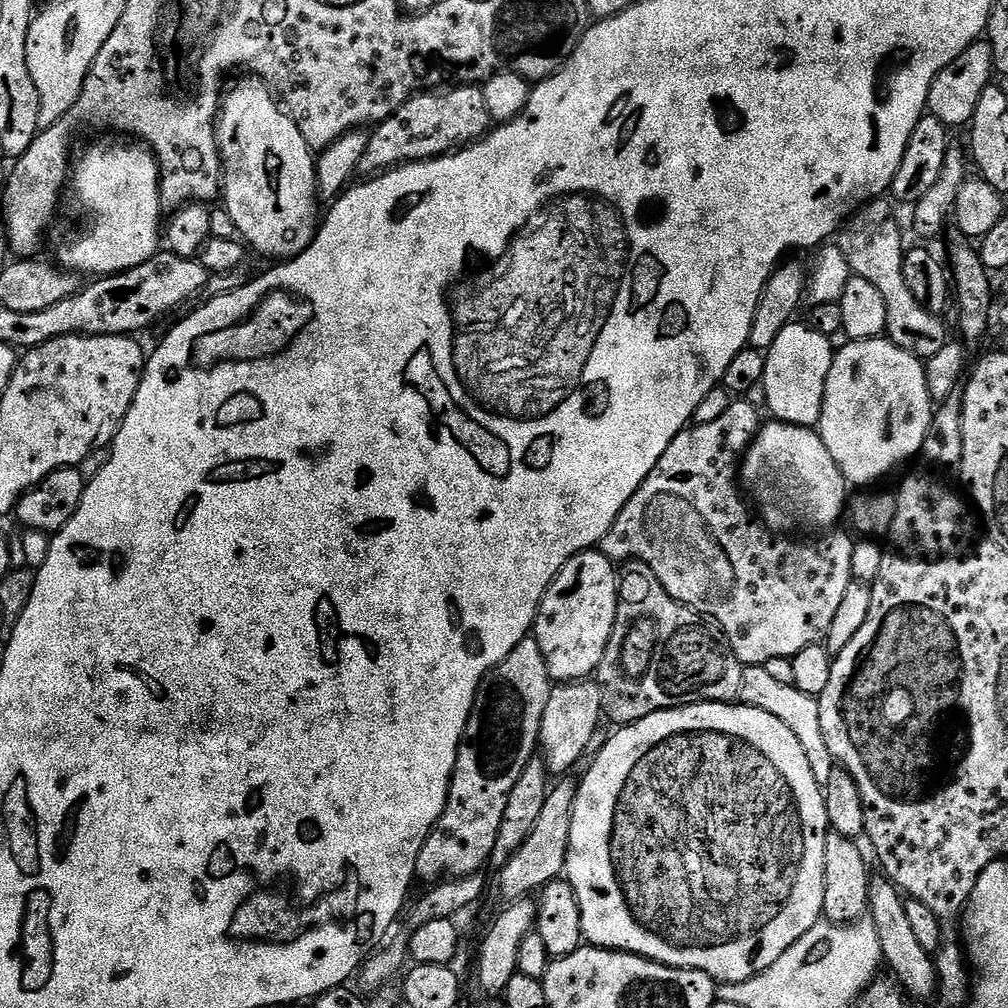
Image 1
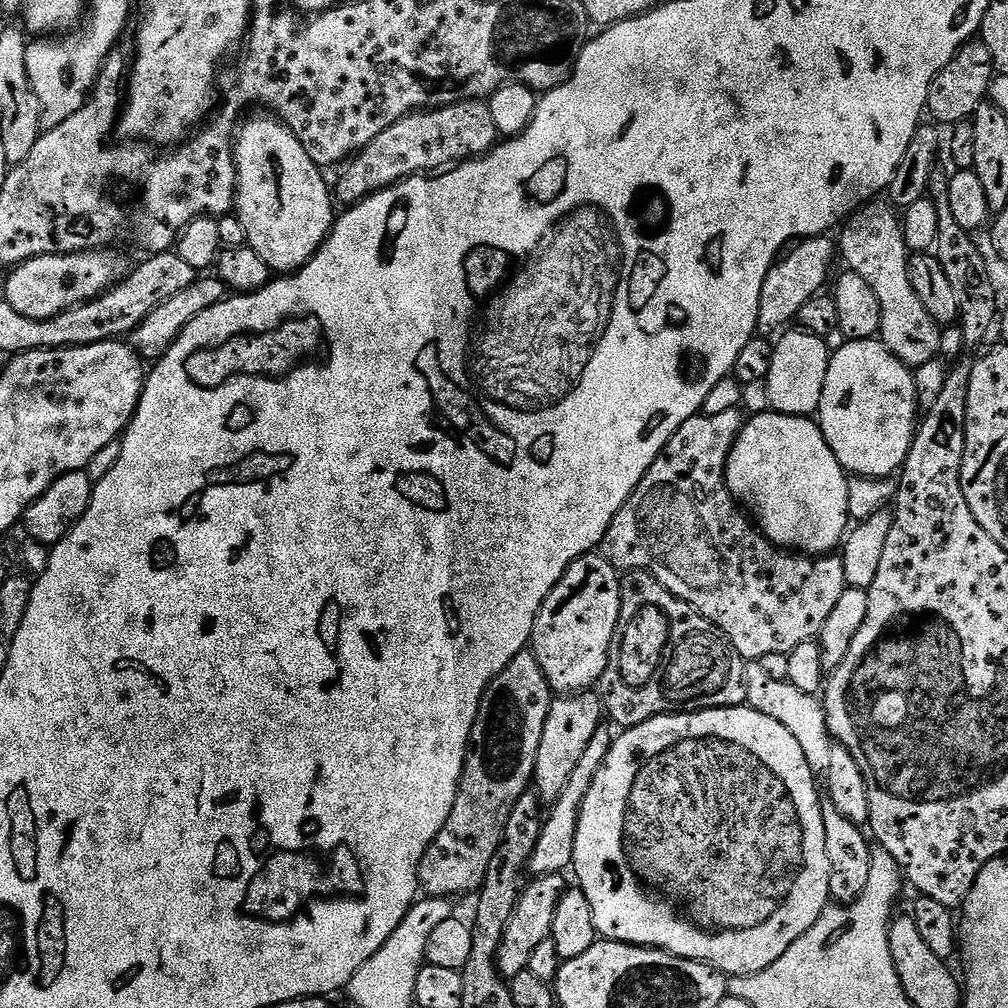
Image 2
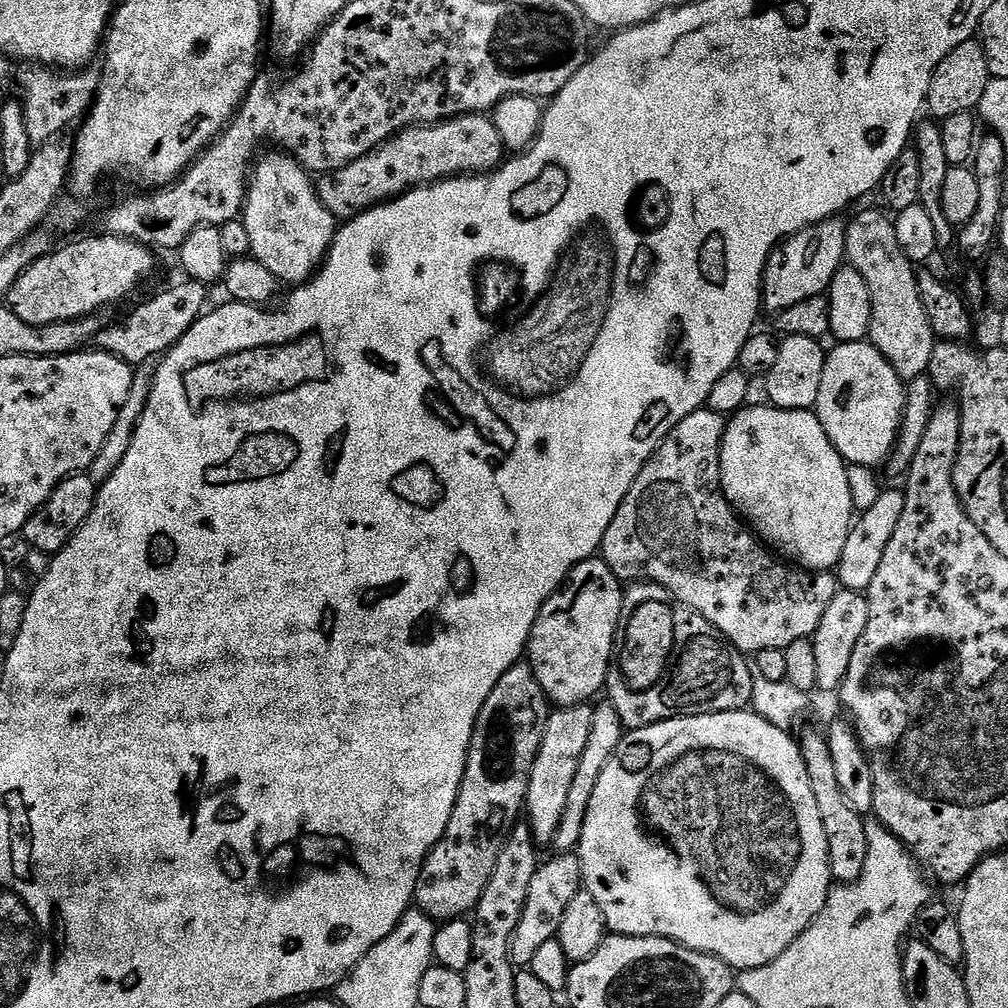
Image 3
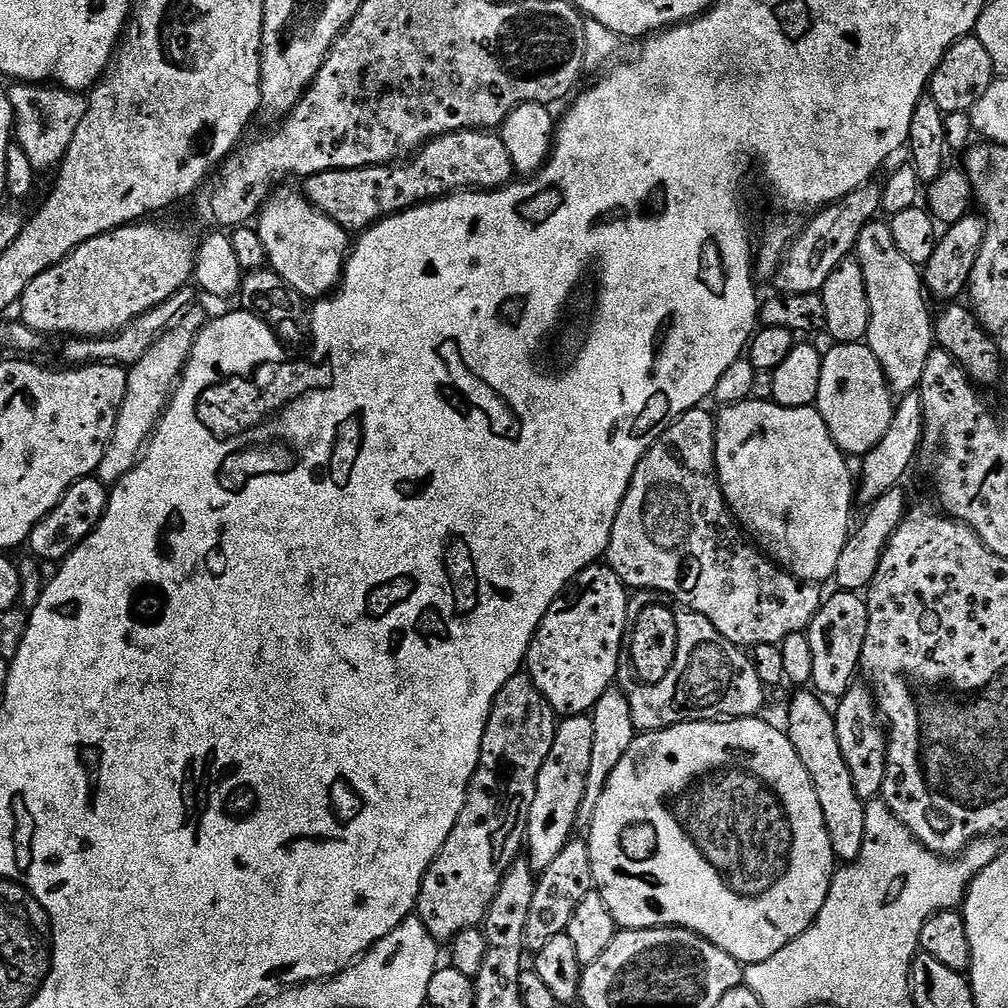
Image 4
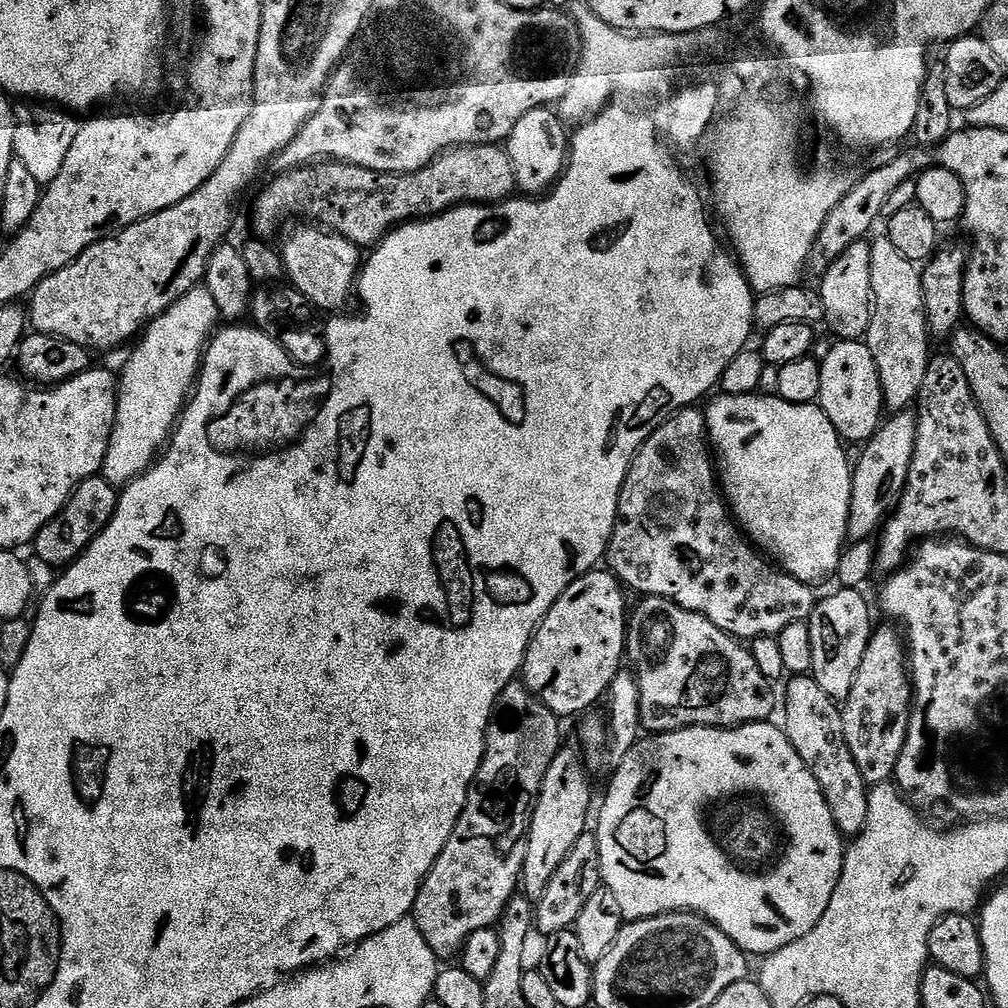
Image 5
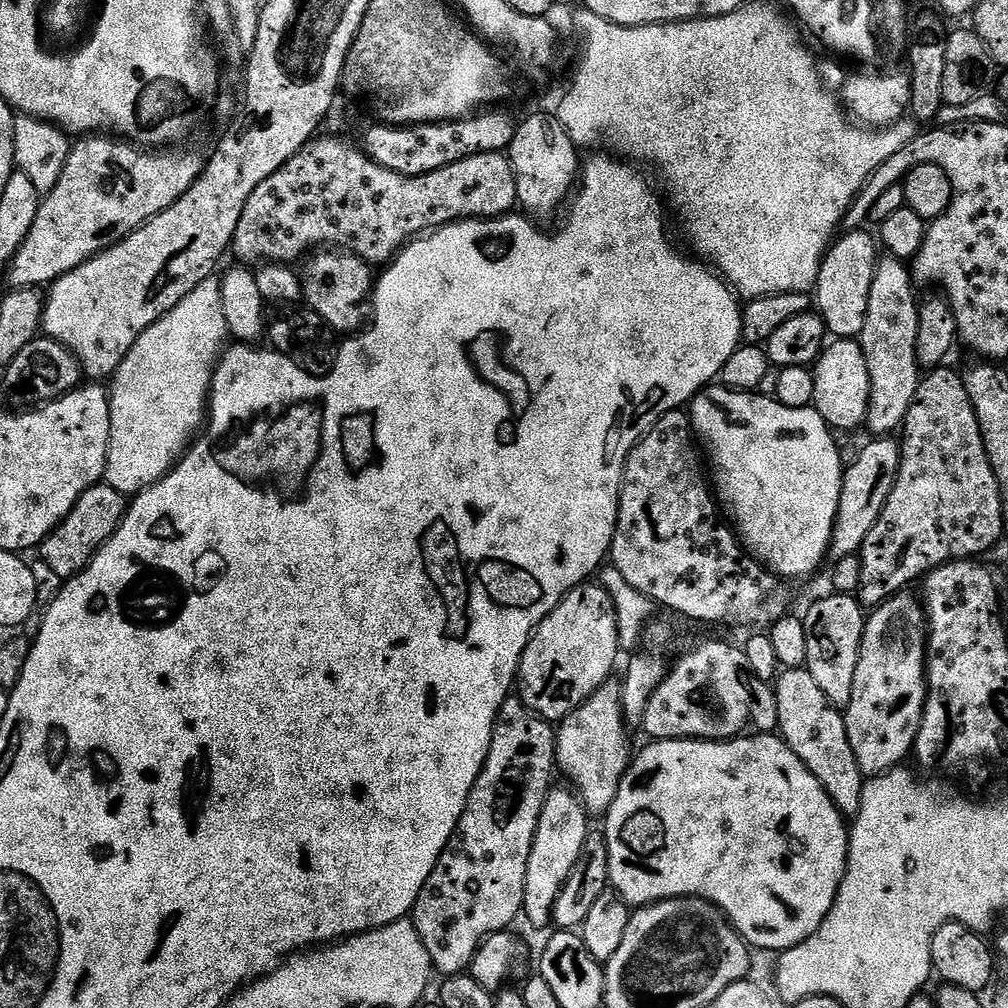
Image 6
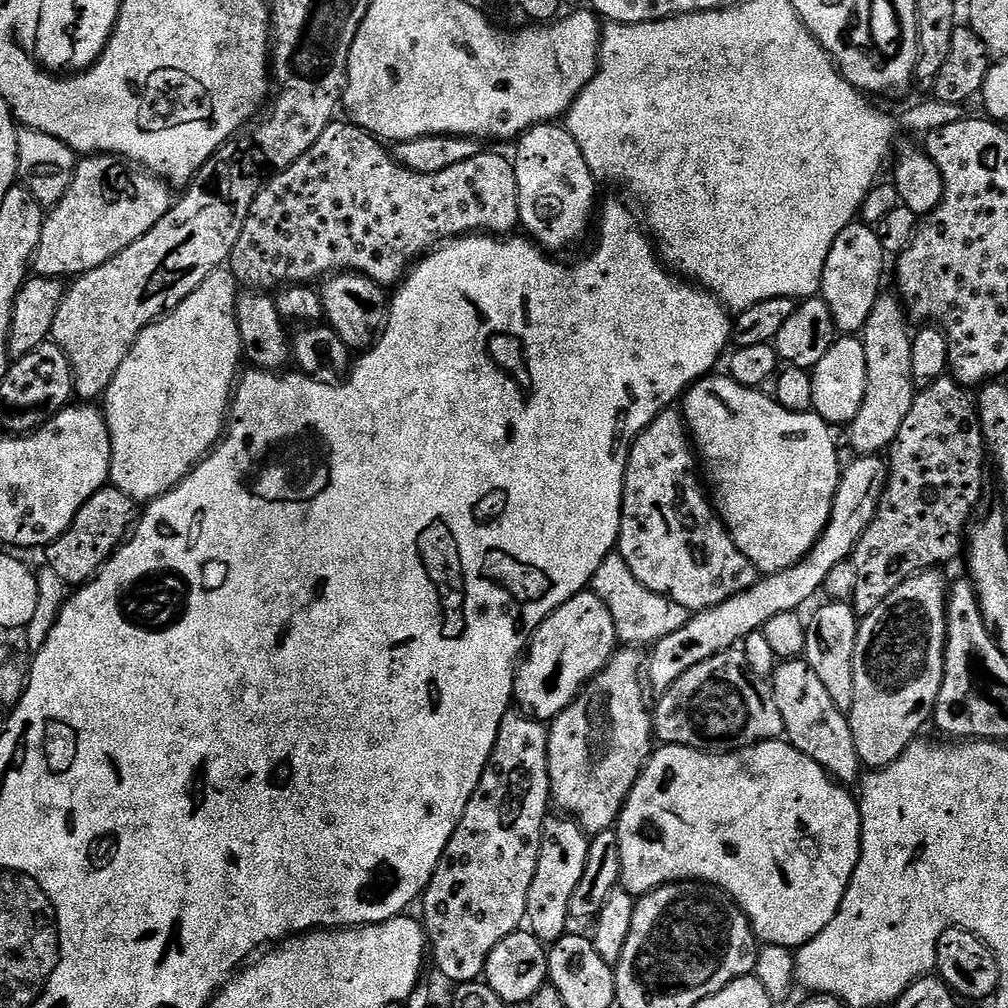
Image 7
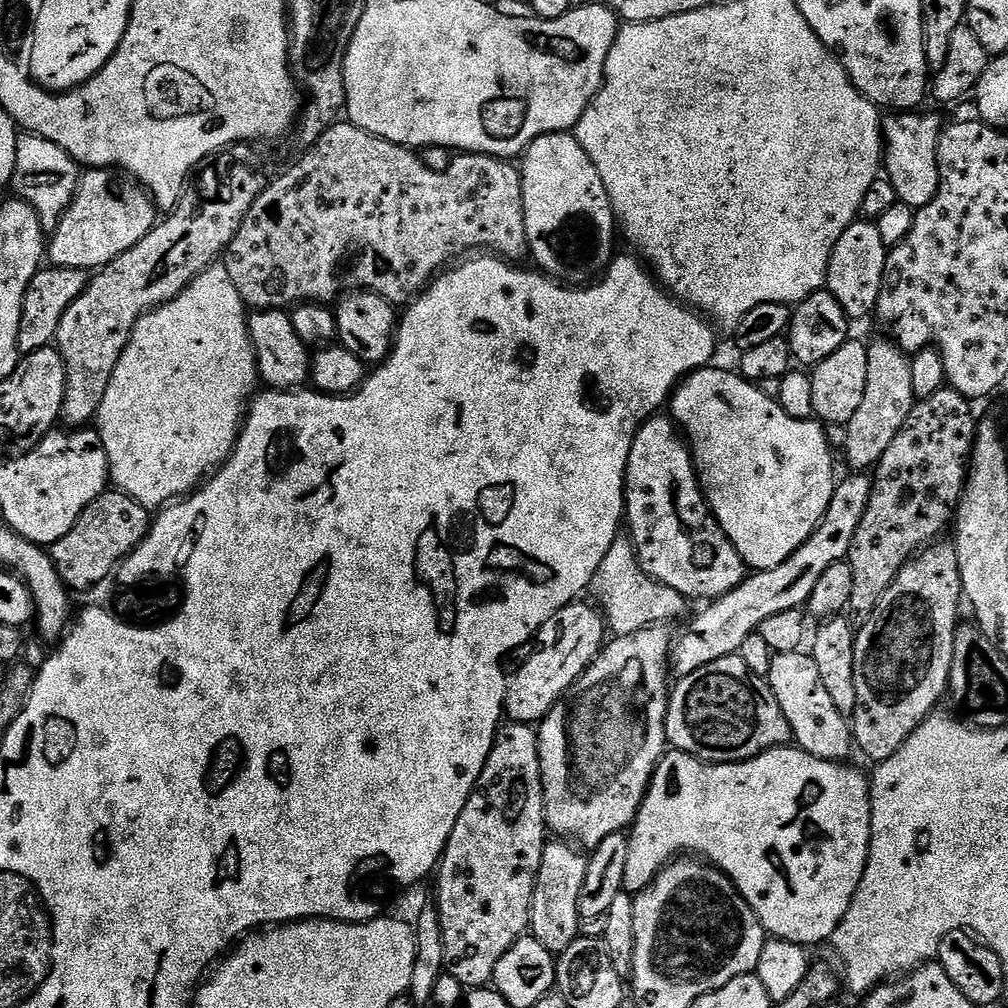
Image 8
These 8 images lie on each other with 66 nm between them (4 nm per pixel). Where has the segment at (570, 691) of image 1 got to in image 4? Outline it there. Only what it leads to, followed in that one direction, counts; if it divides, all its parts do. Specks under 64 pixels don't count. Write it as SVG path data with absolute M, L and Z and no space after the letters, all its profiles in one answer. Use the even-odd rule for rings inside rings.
M591 715L563 717L556 729L554 746L550 746L550 754L546 754L542 770L538 770L534 802L530 802L528 811L526 859L532 871L537 874L544 872L546 866L550 866L550 862L554 862L558 854L562 854L562 846L573 839L575 832L572 831L580 820L586 774L590 774L590 750L594 750Z

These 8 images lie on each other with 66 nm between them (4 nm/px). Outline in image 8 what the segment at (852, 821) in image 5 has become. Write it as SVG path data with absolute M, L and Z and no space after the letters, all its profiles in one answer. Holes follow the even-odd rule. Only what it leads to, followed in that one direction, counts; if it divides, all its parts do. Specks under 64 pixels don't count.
M807 651L775 653L766 679L774 698L778 698L778 706L782 706L782 714L786 714L786 722L790 722L795 747L814 758L837 762L849 759L848 755L854 752L849 717L843 716L838 706L834 706L822 682L822 674L818 674L818 662L814 662Z

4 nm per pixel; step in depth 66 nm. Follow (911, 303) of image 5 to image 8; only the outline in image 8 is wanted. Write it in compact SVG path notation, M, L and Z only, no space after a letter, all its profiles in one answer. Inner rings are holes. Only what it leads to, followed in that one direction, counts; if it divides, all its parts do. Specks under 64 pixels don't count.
M891 338L876 340L867 345L866 390L862 394L862 406L854 413L854 418L846 425L844 448L848 451L849 469L872 470L880 463L886 446L898 438L898 430L906 422L917 399L914 394L914 381L910 379L912 361Z

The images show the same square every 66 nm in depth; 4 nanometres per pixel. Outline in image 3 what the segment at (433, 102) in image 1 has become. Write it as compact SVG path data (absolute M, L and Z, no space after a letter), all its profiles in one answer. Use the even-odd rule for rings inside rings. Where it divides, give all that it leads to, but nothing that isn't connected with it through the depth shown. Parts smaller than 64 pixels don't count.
M491 115L455 116L453 120L440 120L436 124L422 124L419 128L399 132L370 154L350 162L350 166L321 175L318 191L326 210L330 210L337 221L347 222L413 188L465 174L491 173L505 159L502 134L498 134L498 126Z

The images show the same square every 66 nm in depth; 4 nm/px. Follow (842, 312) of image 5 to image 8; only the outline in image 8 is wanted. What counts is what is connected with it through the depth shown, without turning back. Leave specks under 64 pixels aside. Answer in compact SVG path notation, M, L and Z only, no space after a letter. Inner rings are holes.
M864 218L857 219L846 234L838 238L838 246L834 246L834 254L830 254L826 288L834 294L834 298L838 298L838 306L846 310L849 321L864 320L875 313L889 253L875 223Z

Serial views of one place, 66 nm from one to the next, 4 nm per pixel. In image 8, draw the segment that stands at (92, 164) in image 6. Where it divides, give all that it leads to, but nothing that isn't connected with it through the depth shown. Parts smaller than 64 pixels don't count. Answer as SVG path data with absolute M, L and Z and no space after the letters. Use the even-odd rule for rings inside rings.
M89 168L80 177L80 185L76 188L74 198L70 206L65 210L64 216L56 223L55 228L51 229L50 239L46 244L46 260L53 268L82 268L85 270L99 270L114 258L126 254L150 230L155 228L158 223L158 208L148 197L149 189L136 183L131 176L121 174L111 168Z

